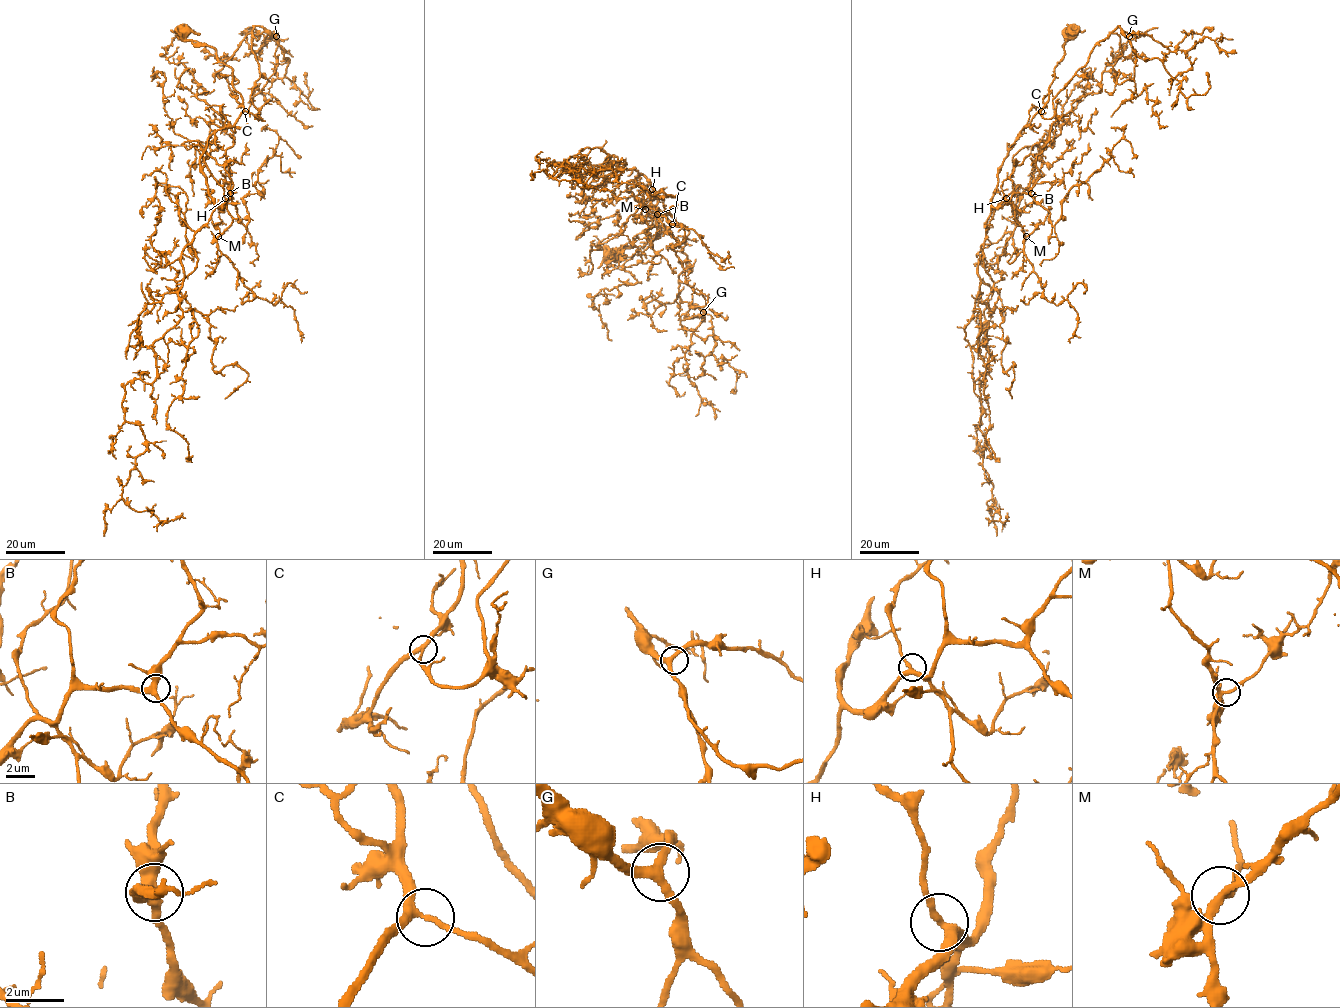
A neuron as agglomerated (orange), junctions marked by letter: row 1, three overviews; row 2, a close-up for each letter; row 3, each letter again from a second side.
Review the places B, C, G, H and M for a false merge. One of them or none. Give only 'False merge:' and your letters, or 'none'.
False merge: none

